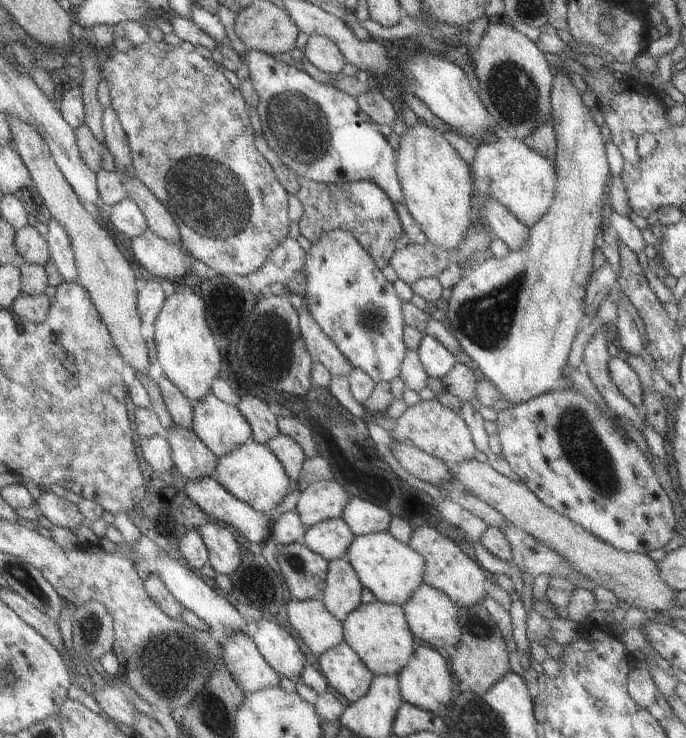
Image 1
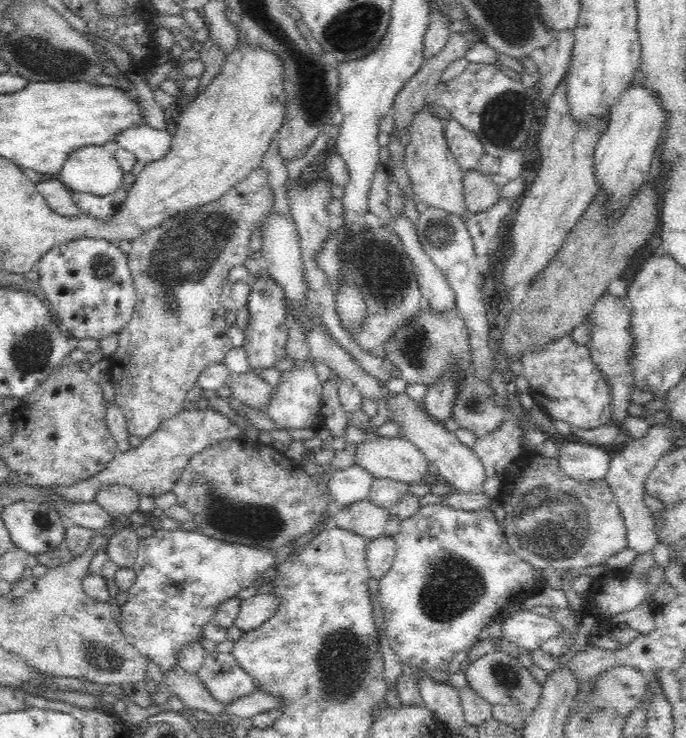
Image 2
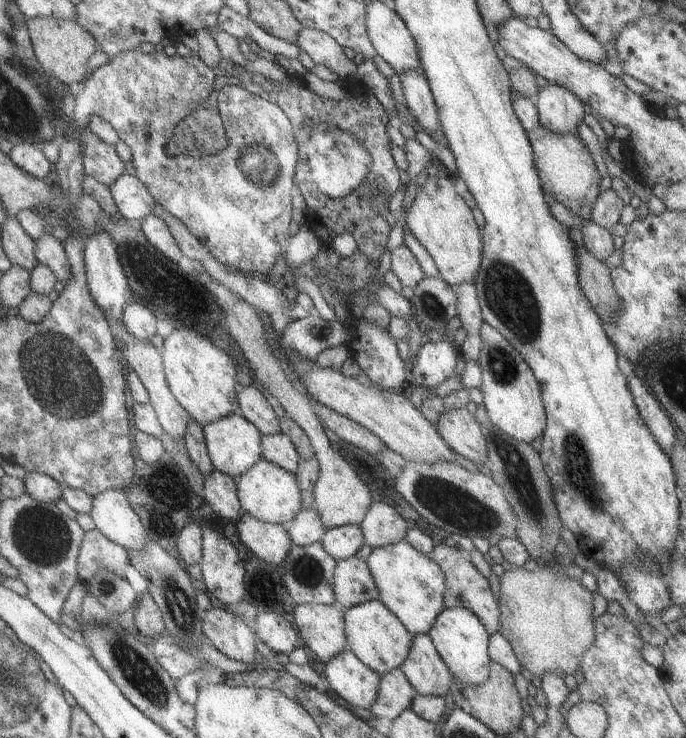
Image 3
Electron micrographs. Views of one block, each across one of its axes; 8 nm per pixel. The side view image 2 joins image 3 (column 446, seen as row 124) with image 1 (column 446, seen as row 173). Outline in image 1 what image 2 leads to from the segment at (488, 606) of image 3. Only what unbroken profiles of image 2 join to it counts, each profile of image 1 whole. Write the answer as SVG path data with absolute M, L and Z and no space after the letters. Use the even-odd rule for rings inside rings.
M414 526L406 543L411 550L423 557L422 583L443 592L456 607L467 608L486 597L483 584L485 584L485 578L490 578L490 575L467 557L451 539L439 534L435 527Z

